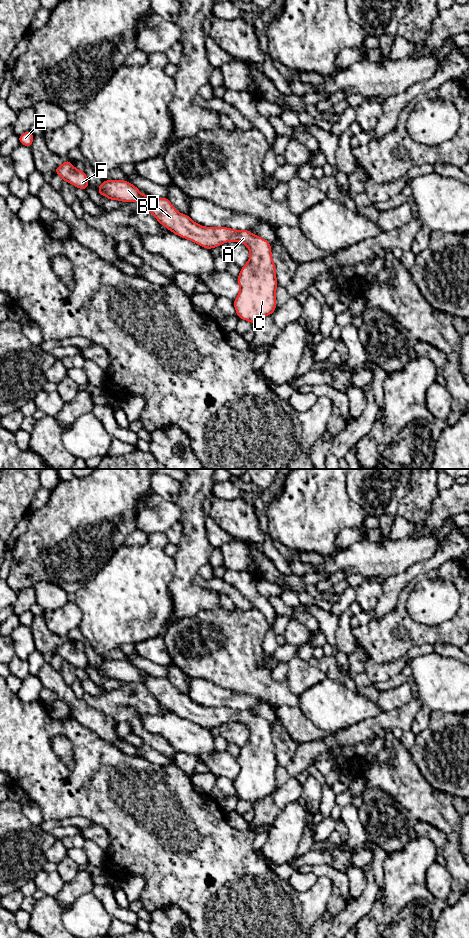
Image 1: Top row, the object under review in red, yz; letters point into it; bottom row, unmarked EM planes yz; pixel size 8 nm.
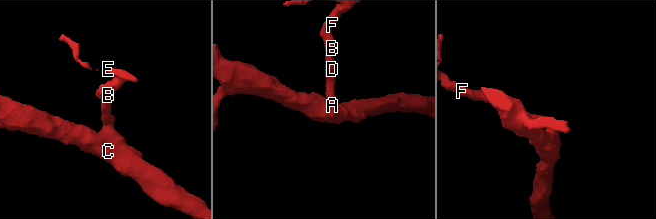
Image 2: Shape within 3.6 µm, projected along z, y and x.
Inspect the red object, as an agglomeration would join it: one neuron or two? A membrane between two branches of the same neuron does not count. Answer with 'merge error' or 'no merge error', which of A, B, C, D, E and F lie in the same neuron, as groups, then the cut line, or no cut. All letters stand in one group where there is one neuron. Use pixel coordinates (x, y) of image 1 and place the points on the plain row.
no merge error; groups A B C D E F; cut none

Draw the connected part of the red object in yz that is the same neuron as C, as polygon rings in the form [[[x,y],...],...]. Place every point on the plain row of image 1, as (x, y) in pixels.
[[[105,660],[98,666],[100,675],[109,680],[141,682],[160,704],[170,712],[198,725],[212,729],[225,722],[241,722],[250,731],[248,742],[237,759],[240,771],[234,782],[238,798],[254,804],[276,789],[276,748],[272,740],[271,724],[249,710],[227,707],[204,707],[179,693],[168,678],[143,675],[139,669],[124,660]]]

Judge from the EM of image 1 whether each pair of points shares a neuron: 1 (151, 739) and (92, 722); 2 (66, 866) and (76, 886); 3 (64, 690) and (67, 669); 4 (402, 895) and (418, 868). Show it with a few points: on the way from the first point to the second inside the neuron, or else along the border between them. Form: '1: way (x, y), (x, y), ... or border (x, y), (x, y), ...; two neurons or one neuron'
1: border (97, 709), (109, 715), (116, 723); two neurons
2: border (78, 871), (77, 877), (74, 880), (65, 883); two neurons
3: border (59, 671), (62, 678), (70, 686); two neurons
4: way (403, 888), (404, 882), (411, 875); one neuron

